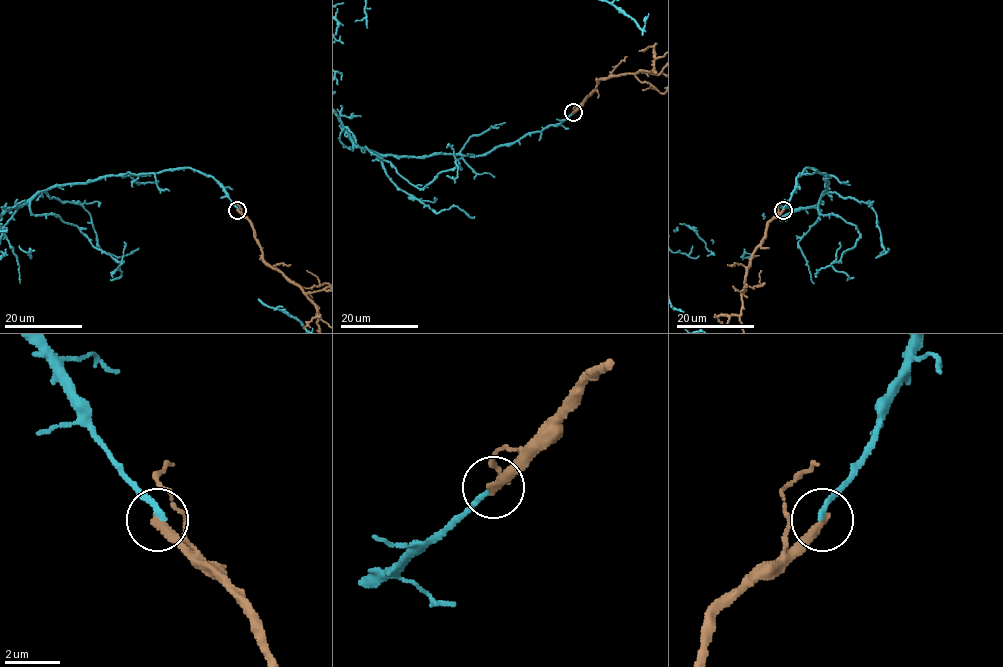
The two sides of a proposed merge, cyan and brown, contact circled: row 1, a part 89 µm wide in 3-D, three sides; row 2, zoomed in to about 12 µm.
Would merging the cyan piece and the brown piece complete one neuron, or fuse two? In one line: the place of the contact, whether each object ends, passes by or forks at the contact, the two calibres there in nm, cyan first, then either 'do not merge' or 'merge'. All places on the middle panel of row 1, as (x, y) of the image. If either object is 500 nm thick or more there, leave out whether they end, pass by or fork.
place (573, 112); cyan ends; brown ends; calibres 200 and 360 nm; do not merge

